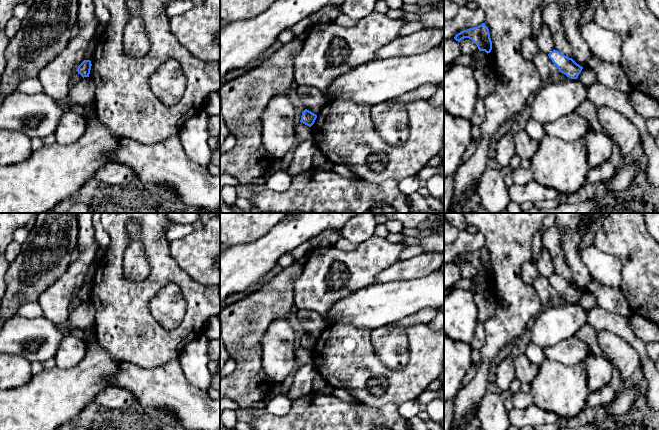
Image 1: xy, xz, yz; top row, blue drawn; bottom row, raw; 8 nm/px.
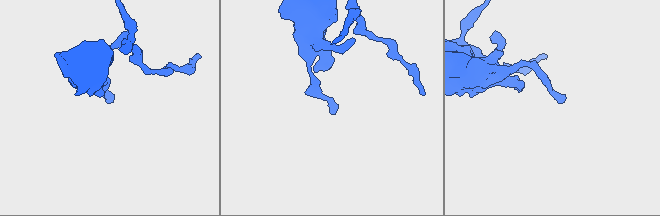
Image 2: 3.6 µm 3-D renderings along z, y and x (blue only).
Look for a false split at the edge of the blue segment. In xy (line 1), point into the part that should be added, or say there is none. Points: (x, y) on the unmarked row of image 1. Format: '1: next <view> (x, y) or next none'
1: next none

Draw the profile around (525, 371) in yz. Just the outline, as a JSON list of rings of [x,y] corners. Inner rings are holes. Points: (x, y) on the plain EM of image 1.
[[[520,354],[513,359],[515,378],[521,383],[531,384],[535,379],[539,365],[531,363],[525,354]]]

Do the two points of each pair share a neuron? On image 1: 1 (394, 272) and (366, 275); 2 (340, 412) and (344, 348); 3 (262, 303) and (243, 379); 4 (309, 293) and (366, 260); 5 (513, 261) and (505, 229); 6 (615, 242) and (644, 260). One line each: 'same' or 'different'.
1: different
2: different
3: same
4: same
5: same
6: same

